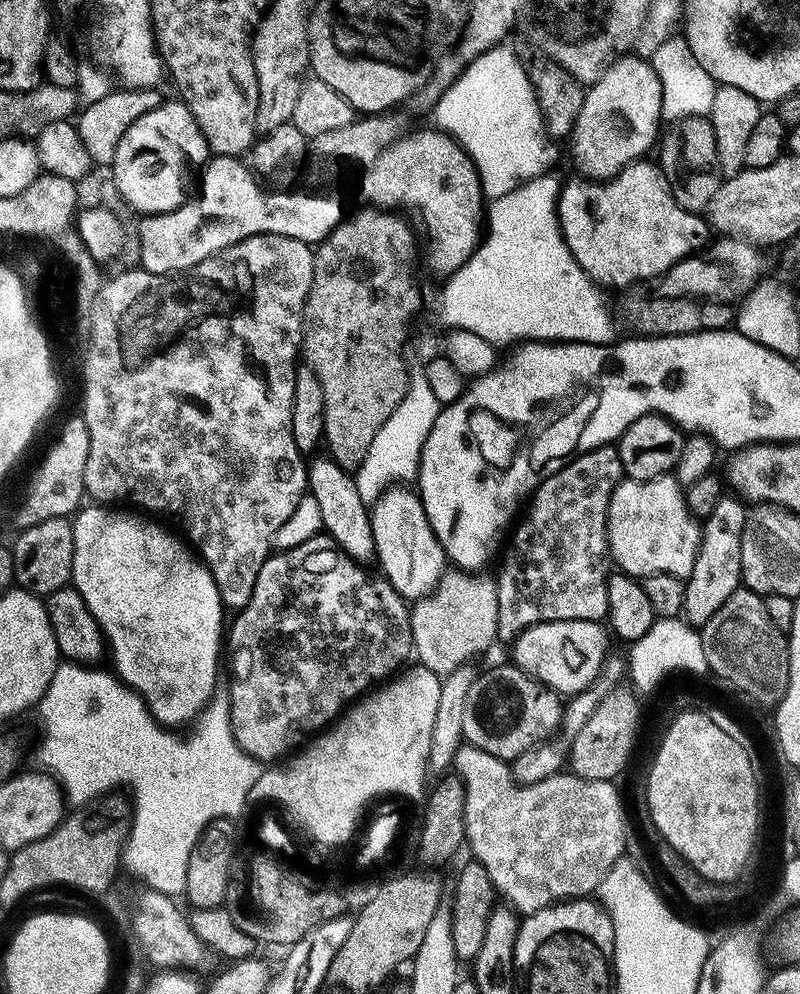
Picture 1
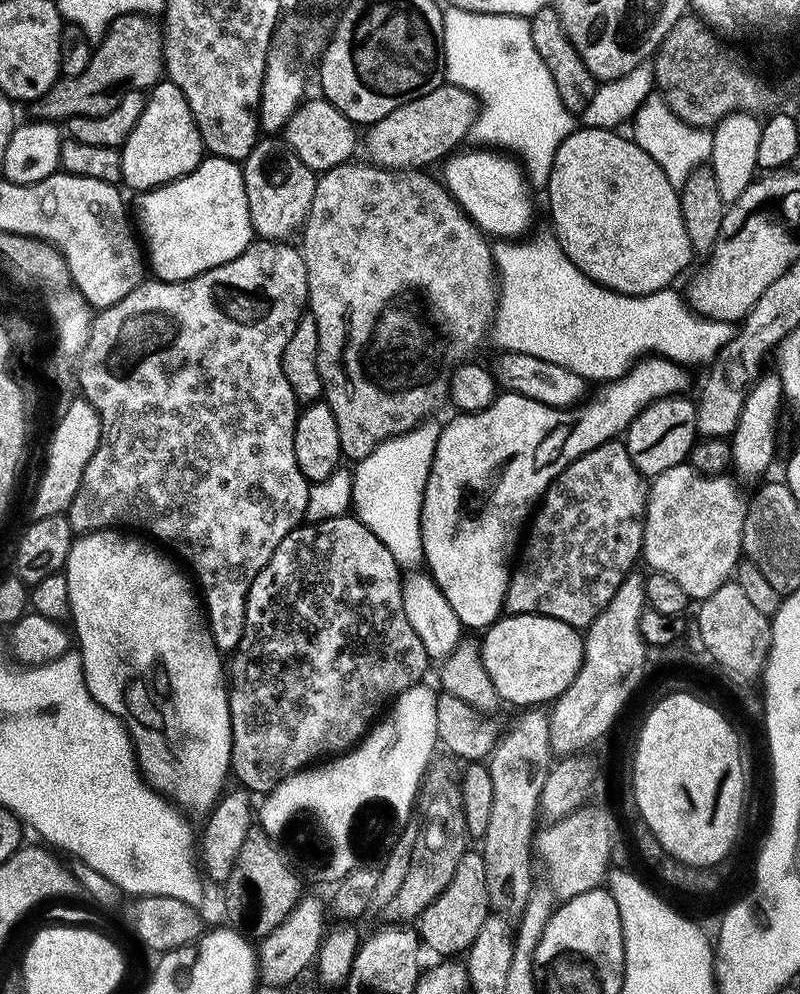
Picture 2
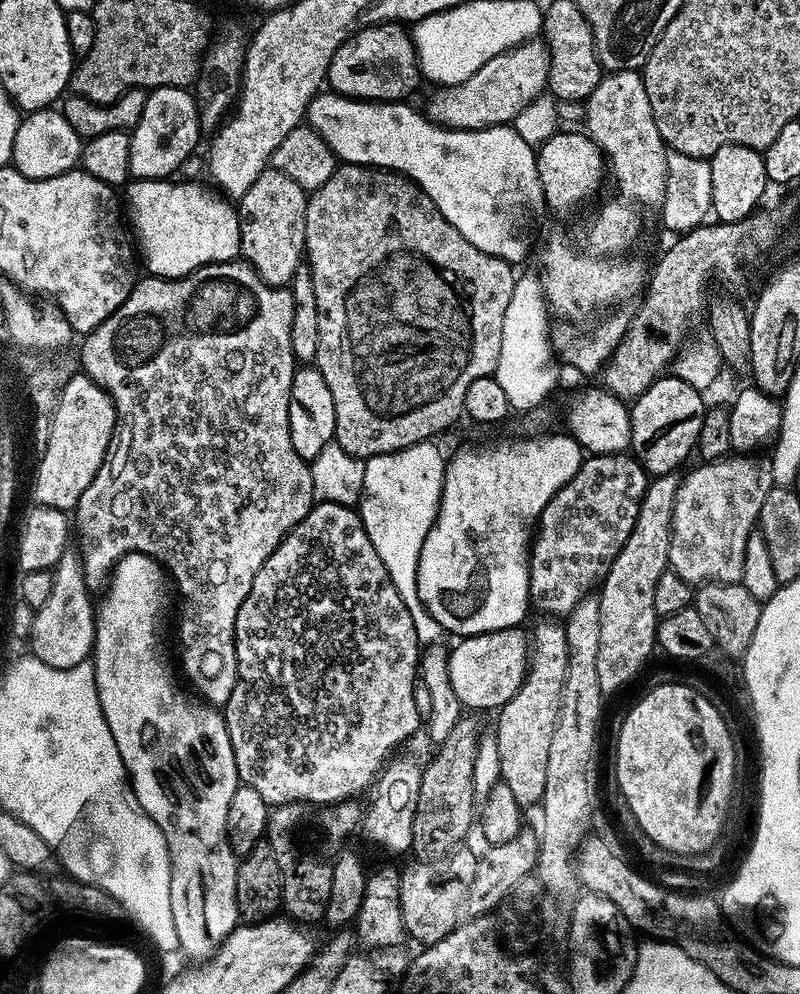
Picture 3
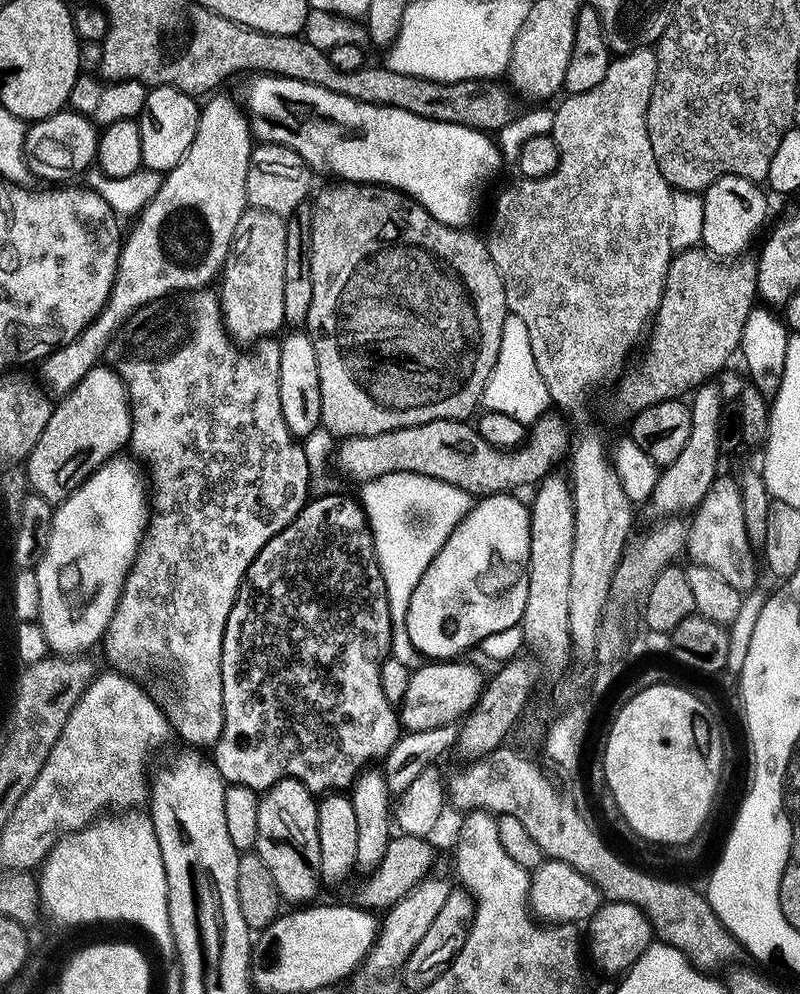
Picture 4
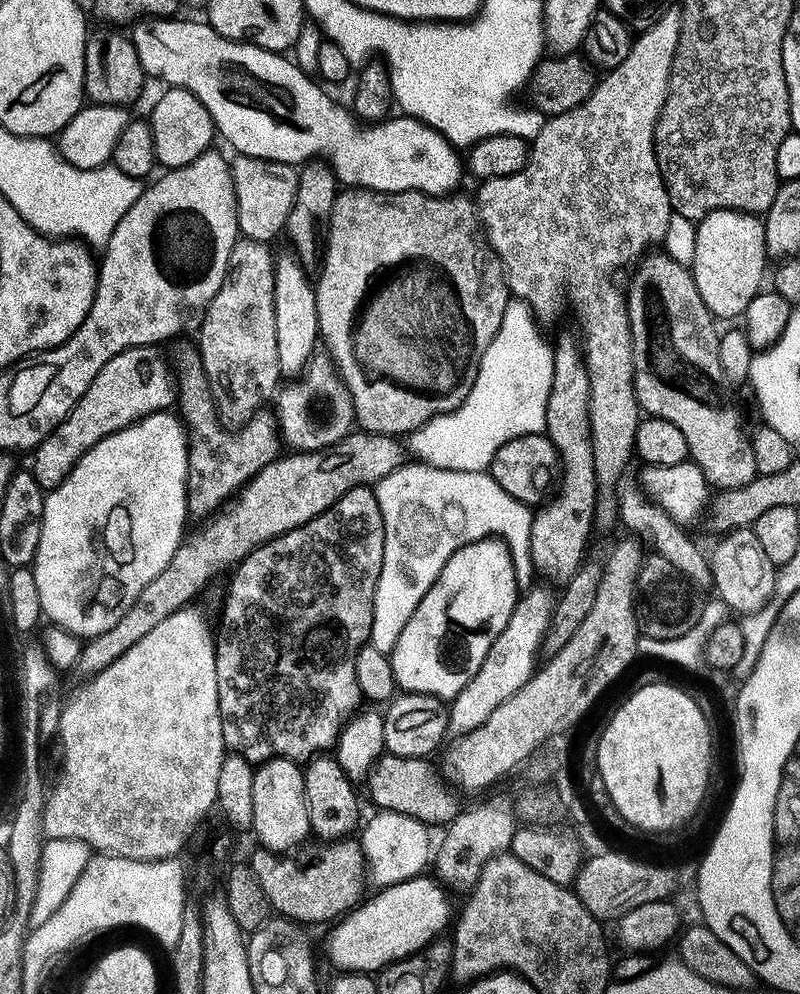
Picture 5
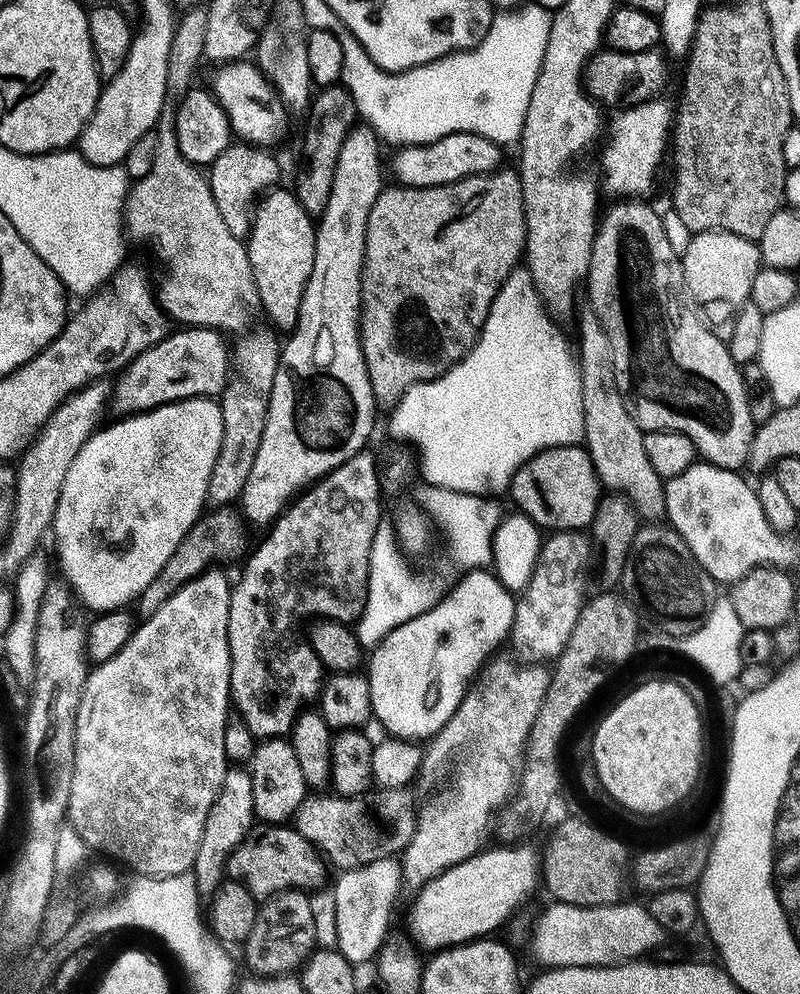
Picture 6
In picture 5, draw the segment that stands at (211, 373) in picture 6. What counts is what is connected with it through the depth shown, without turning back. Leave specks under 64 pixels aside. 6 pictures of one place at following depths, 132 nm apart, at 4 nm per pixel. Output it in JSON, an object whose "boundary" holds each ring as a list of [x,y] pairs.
{"boundary":[[[156,346],[127,348],[122,350],[122,354],[114,354],[114,358],[110,358],[110,362],[98,370],[94,382],[86,386],[86,394],[78,398],[70,414],[66,414],[63,422],[34,449],[30,470],[41,488],[51,490],[59,486],[74,470],[77,462],[110,434],[129,428],[155,412],[173,407],[178,392],[174,387],[173,373],[169,365],[168,368],[164,365],[160,350]]]}

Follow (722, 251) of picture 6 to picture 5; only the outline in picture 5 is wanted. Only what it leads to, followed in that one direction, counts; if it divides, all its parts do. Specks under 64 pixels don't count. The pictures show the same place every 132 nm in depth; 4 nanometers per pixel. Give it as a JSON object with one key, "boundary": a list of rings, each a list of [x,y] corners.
{"boundary":[[[723,208],[722,210],[714,210],[710,214],[706,214],[695,225],[696,227],[696,239],[693,262],[690,265],[690,271],[694,282],[698,286],[698,294],[702,294],[702,302],[706,302],[706,306],[712,311],[713,317],[719,318],[721,321],[728,320],[731,316],[736,318],[743,317],[746,306],[750,306],[750,302],[755,298],[757,292],[761,291],[763,282],[766,280],[766,272],[764,276],[764,260],[766,261],[766,249],[764,246],[764,221],[759,215],[750,212],[739,212],[738,210],[730,210],[729,208]]]}

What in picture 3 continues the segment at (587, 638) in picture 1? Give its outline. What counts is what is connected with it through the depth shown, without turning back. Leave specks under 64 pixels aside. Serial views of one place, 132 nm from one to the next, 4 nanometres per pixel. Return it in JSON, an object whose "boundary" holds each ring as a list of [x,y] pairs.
{"boundary":[[[523,627],[503,628],[497,632],[483,632],[480,636],[466,636],[448,654],[450,686],[461,705],[468,708],[498,710],[520,688],[530,659],[530,640]]]}

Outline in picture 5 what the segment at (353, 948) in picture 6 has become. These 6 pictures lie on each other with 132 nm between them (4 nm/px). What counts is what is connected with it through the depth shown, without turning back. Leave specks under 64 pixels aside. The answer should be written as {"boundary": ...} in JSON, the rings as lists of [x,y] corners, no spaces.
{"boundary":[[[380,810],[375,814],[377,816],[369,818],[368,825],[366,820],[364,833],[362,828],[358,836],[360,848],[364,851],[367,879],[371,883],[373,880],[377,889],[382,889],[421,875],[427,864],[429,867],[430,853],[434,848],[434,840],[428,837],[429,825],[401,812]]]}

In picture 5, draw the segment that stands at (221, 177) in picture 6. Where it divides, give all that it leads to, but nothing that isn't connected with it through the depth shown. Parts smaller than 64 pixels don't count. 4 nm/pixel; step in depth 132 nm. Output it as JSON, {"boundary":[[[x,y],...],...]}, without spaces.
{"boundary":[[[237,155],[235,159],[231,161],[230,167],[240,236],[245,240],[272,242],[276,235],[284,232],[290,206],[294,206],[294,190],[298,190],[298,171],[291,164],[253,156]]]}

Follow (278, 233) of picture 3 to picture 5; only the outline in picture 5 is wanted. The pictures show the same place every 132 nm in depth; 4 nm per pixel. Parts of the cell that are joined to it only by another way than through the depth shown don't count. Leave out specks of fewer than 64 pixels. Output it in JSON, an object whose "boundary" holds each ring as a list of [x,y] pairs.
{"boundary":[[[237,239],[234,250],[230,250],[230,262],[228,263],[228,273],[222,282],[222,286],[218,290],[218,294],[214,294],[214,298],[208,303],[208,308],[204,311],[204,318],[198,325],[198,333],[200,332],[200,344],[198,343],[198,351],[200,353],[200,361],[204,367],[204,373],[208,379],[208,389],[212,392],[212,399],[216,401],[216,414],[225,429],[239,430],[250,417],[256,415],[265,407],[264,404],[273,399],[277,395],[278,385],[281,383],[282,377],[280,367],[278,366],[278,338],[274,338],[274,270],[276,262],[274,252],[271,252],[269,245],[263,240],[245,240]]]}

